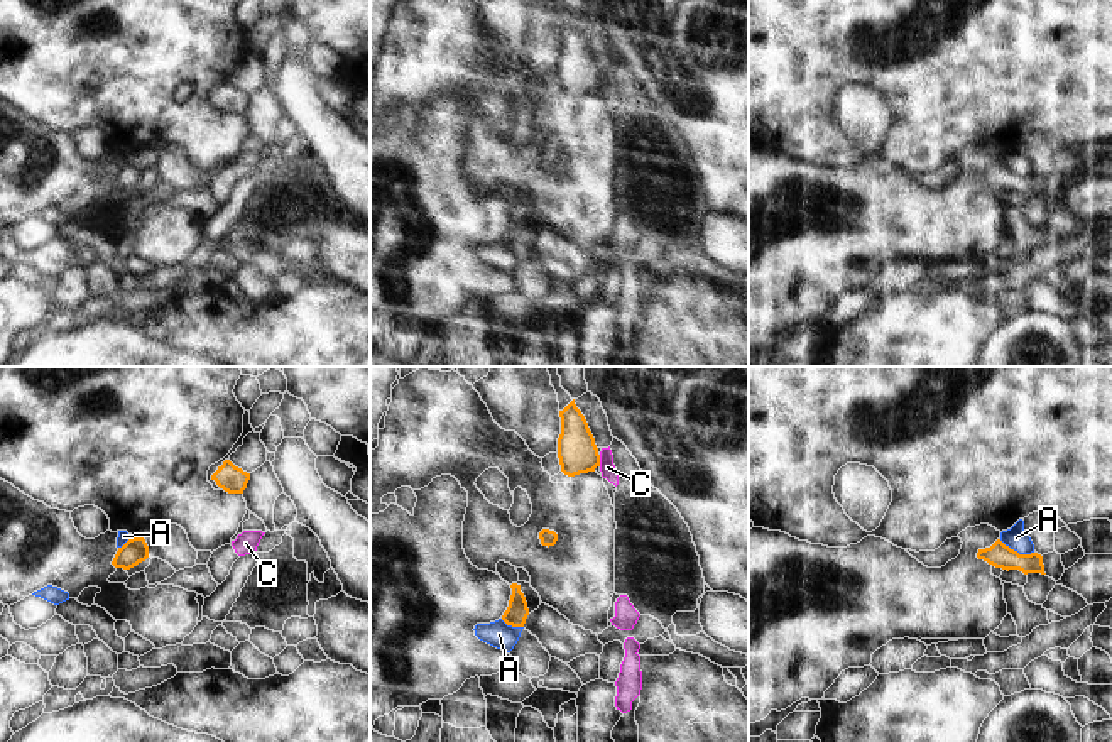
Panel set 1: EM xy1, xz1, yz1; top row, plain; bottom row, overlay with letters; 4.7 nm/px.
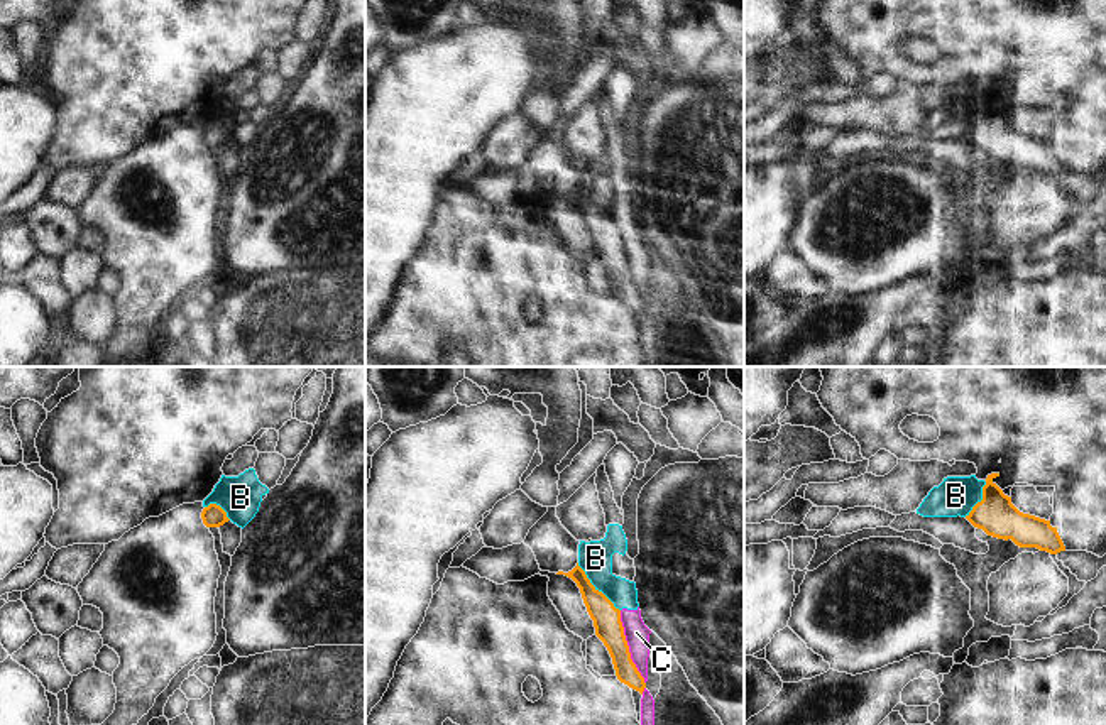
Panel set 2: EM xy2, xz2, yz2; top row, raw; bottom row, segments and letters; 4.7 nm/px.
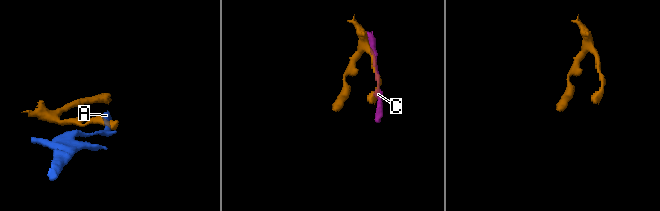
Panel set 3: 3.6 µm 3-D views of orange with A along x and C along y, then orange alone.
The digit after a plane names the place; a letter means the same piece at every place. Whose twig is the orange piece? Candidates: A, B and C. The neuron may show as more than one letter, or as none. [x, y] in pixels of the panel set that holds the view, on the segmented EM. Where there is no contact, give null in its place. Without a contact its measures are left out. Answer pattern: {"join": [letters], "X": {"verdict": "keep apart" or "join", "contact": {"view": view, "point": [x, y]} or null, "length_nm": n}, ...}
{"join": [], "A": {"verdict": "keep apart", "contact": {"view": "yz1", "point": [1016, 551]}, "length_nm": 180}, "B": {"verdict": "keep apart", "contact": {"view": "xz2", "point": [594, 587]}, "length_nm": 300}, "C": {"verdict": "keep apart", "contact": {"view": "xz2", "point": [628, 648]}, "length_nm": 380}}

